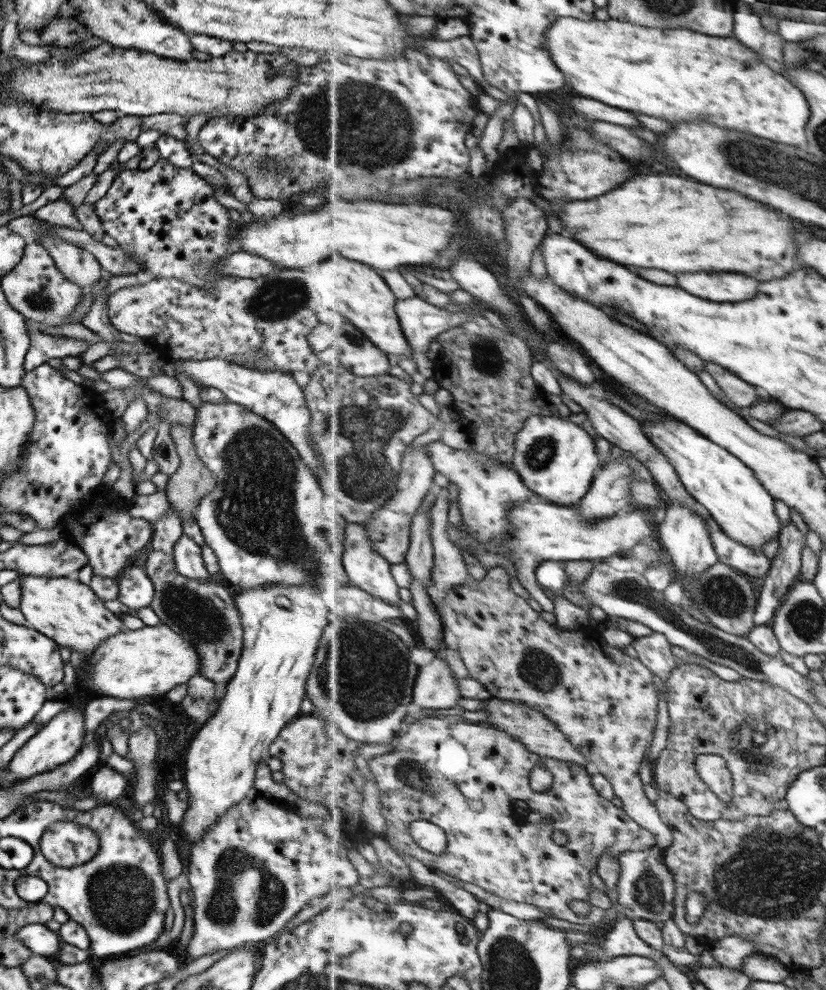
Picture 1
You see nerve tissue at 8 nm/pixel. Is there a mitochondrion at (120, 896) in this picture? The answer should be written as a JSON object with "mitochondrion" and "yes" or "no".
{"mitochondrion":"yes"}

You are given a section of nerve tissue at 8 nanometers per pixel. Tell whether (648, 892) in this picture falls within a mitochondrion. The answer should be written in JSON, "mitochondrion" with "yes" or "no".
{"mitochondrion":"yes"}

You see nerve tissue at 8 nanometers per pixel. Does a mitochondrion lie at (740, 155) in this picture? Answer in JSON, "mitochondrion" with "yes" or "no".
{"mitochondrion":"yes"}

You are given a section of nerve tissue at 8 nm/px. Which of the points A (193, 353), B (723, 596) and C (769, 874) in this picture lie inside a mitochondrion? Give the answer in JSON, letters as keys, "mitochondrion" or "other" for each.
{"A":"other","B":"mitochondrion","C":"mitochondrion"}

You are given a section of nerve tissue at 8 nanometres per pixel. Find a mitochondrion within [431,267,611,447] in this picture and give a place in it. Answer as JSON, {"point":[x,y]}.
{"point":[477,348]}

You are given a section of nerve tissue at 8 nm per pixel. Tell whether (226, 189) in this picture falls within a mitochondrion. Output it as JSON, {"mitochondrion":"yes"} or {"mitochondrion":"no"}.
{"mitochondrion":"no"}

